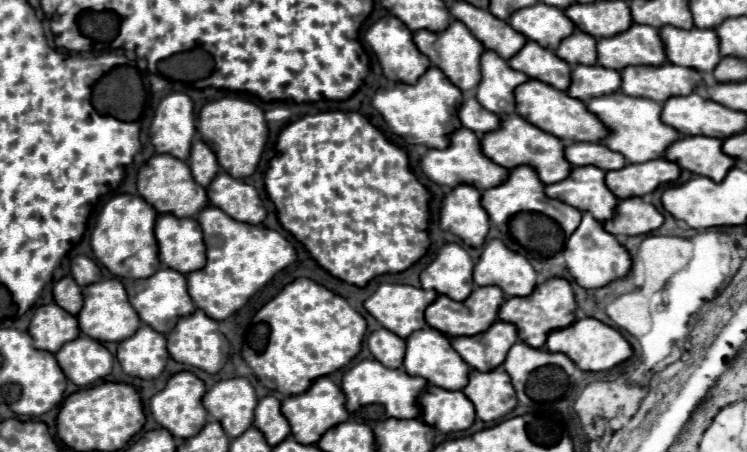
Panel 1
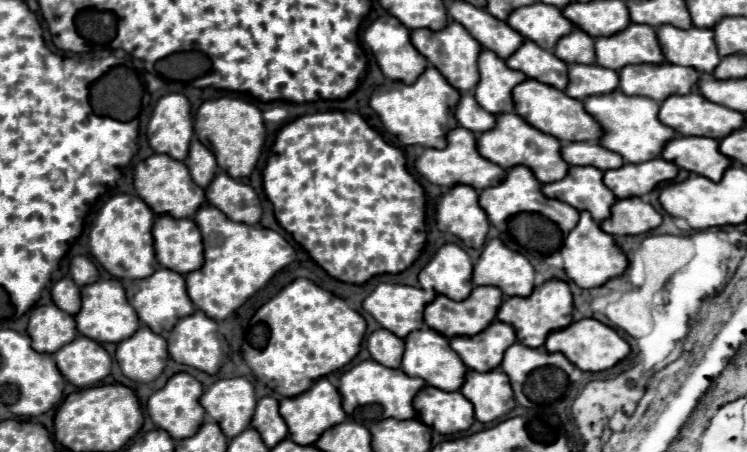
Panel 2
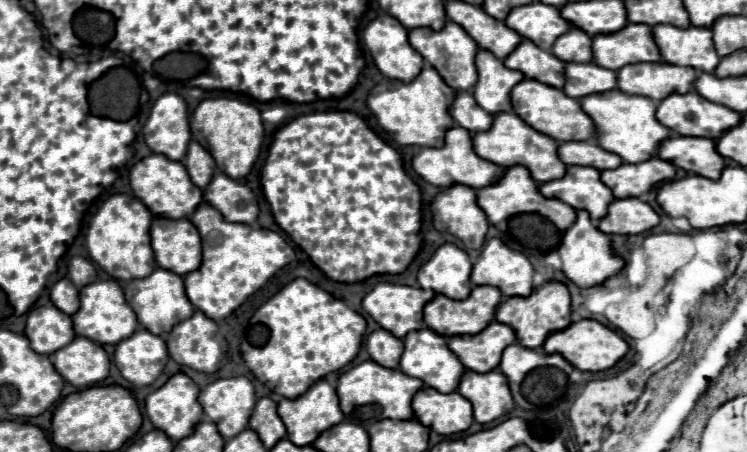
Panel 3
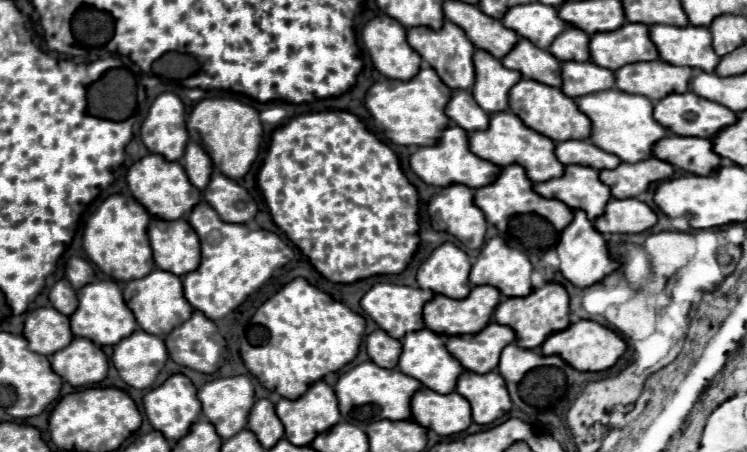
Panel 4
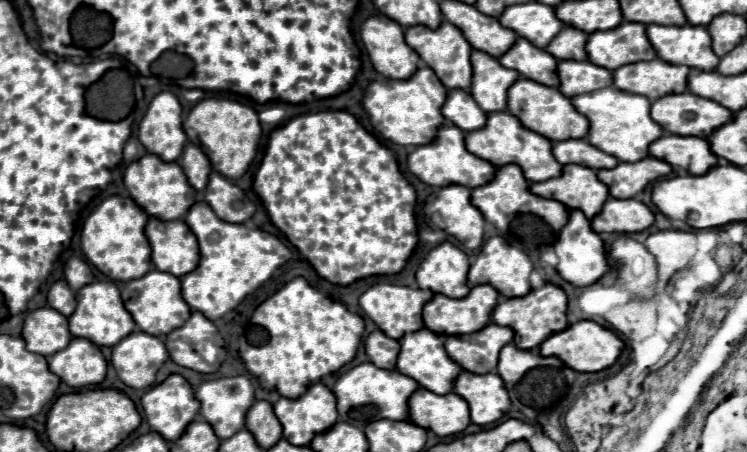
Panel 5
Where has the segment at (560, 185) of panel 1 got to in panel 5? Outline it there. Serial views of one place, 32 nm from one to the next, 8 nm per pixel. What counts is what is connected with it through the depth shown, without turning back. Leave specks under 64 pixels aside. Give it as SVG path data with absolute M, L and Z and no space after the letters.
M580 164L564 166L558 178L536 182L530 190L542 198L554 198L568 206L570 210L580 208L588 220L600 214L604 202L608 200L608 186L596 176L596 170L584 168Z

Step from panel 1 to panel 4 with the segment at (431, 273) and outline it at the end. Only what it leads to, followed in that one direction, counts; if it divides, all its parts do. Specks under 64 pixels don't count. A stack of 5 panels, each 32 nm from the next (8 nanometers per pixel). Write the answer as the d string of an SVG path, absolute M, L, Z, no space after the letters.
M444 242L428 256L426 262L422 262L416 280L420 288L428 288L436 294L460 300L466 298L472 290L472 286L468 284L468 272L468 254L458 246Z

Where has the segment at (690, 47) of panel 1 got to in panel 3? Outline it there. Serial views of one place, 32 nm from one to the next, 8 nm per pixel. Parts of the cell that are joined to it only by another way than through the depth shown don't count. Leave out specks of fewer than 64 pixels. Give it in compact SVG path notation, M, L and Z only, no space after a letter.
M660 24L654 28L654 40L662 58L676 66L692 66L700 72L714 72L720 58L710 44L710 28L676 28Z

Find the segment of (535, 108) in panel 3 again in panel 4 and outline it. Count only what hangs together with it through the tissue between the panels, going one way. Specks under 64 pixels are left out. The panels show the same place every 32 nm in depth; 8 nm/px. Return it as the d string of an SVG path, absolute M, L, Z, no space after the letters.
M522 78L512 90L510 90L510 110L522 118L526 126L532 130L552 138L554 142L564 142L564 140L586 140L592 134L592 122L584 112L578 110L576 102L560 88L552 88L546 84L540 84L536 80L526 80Z

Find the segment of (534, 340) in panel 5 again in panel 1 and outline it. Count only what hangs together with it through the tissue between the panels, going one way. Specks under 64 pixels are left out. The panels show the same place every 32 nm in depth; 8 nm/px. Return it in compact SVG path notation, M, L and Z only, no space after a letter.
M550 278L544 284L536 286L536 290L530 296L508 298L498 312L498 318L514 324L518 328L518 336L522 342L530 344L532 348L542 348L552 330L566 328L576 320L574 312L576 312L576 298L570 282L564 278Z

